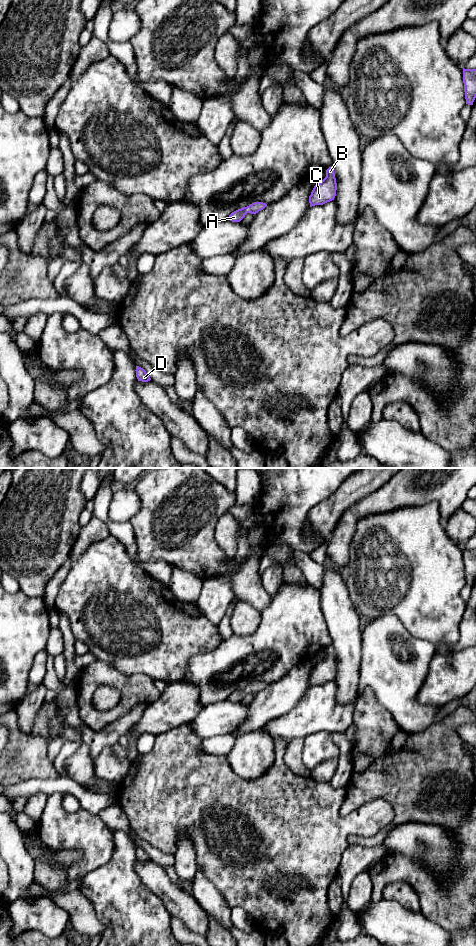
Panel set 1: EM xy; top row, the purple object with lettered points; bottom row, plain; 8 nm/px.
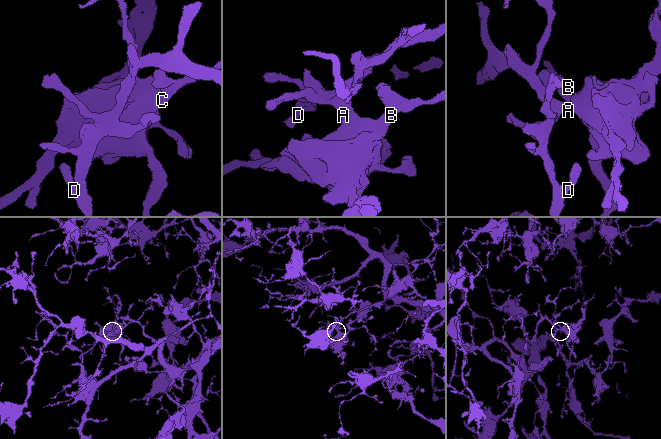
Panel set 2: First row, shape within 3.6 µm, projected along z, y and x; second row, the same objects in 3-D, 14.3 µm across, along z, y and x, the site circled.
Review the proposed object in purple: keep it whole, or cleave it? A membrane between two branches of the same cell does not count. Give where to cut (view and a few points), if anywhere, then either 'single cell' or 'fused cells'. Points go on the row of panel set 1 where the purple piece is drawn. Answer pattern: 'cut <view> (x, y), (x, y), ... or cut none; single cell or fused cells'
cut none; single cell

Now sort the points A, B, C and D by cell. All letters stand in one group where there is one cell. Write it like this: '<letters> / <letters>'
A B C D

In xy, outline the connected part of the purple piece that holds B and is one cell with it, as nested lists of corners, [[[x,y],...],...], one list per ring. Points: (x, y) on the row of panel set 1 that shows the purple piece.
[[[329,167],[326,170],[326,177],[316,184],[309,196],[310,207],[315,205],[323,205],[334,200],[336,196],[337,183],[334,169]]]

